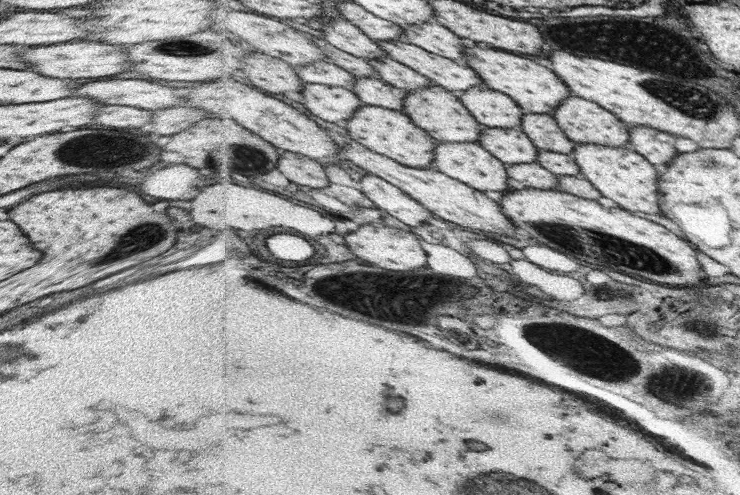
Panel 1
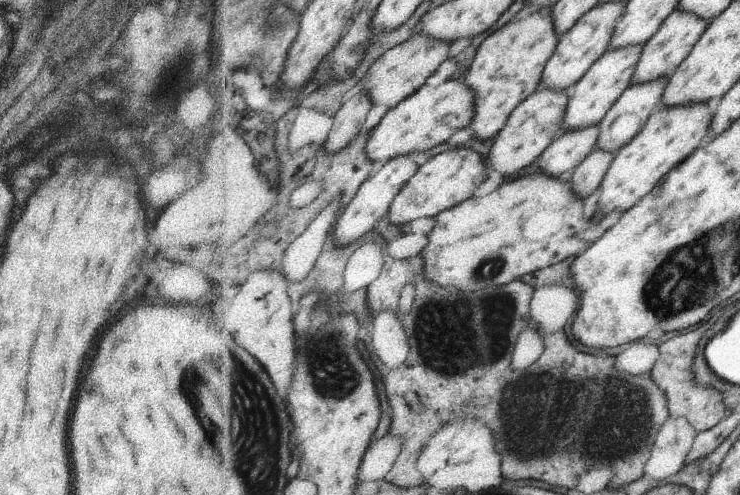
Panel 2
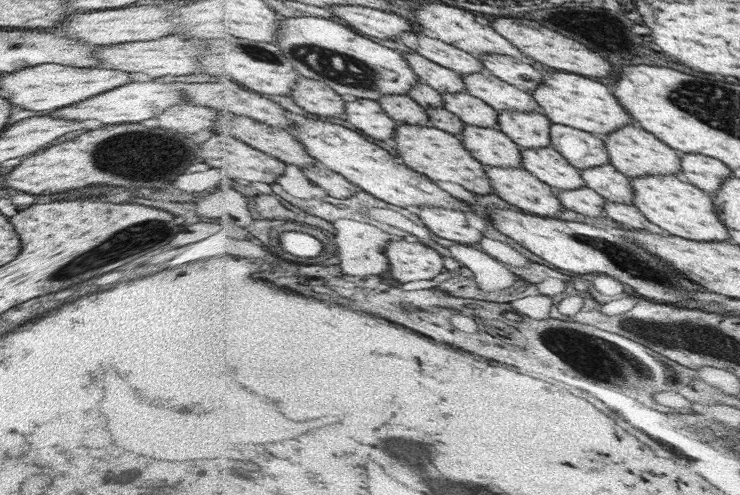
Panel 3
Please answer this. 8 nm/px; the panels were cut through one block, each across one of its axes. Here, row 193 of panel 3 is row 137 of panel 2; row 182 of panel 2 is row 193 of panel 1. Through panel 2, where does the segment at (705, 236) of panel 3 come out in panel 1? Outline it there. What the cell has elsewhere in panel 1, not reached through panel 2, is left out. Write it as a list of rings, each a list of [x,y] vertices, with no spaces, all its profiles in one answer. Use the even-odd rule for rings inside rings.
[[[580,143],[570,154],[583,170],[583,178],[606,196],[619,204],[620,208],[646,214],[663,215],[660,207],[659,170],[641,153],[626,147],[611,147],[601,144]]]

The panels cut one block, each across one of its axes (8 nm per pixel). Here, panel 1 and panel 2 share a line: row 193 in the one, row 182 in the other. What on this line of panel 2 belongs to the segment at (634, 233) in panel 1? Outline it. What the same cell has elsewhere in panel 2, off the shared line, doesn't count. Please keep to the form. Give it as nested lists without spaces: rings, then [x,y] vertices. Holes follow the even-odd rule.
[[[537,170],[506,180],[490,194],[469,198],[466,202],[437,215],[434,232],[430,234],[432,240],[424,248],[422,258],[417,261],[418,268],[426,270],[430,280],[442,284],[442,288],[458,288],[470,292],[499,287],[534,270],[582,254],[592,241],[580,239],[579,234],[584,232],[586,227],[590,228],[592,221],[592,216],[584,218],[584,200],[576,196],[572,180],[550,176]]]

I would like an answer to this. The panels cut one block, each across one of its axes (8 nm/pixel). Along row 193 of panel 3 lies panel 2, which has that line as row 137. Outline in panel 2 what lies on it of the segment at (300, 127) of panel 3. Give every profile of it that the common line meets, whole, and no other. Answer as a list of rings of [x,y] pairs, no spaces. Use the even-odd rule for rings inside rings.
[[[466,78],[452,79],[434,87],[426,85],[416,96],[390,109],[372,132],[366,152],[374,162],[388,162],[398,156],[441,147],[452,135],[470,128],[472,120],[476,120],[478,100],[480,96],[468,88]]]

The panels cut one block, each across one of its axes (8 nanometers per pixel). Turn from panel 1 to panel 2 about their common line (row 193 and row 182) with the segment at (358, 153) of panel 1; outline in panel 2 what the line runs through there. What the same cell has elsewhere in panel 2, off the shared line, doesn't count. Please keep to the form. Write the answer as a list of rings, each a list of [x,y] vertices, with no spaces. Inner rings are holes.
[[[466,144],[463,148],[443,150],[430,162],[423,164],[424,168],[420,168],[420,172],[404,186],[404,192],[396,198],[388,214],[390,222],[399,227],[415,220],[437,216],[466,202],[473,197],[474,191],[488,180],[484,160],[486,155],[468,148]]]

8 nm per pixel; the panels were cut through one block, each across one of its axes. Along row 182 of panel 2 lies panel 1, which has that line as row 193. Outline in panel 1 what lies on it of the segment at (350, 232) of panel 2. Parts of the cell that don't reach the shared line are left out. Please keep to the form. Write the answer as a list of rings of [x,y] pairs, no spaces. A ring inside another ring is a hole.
[[[368,173],[361,179],[361,184],[372,204],[386,210],[410,227],[427,225],[428,220],[434,216],[434,212],[427,206],[384,177]]]

